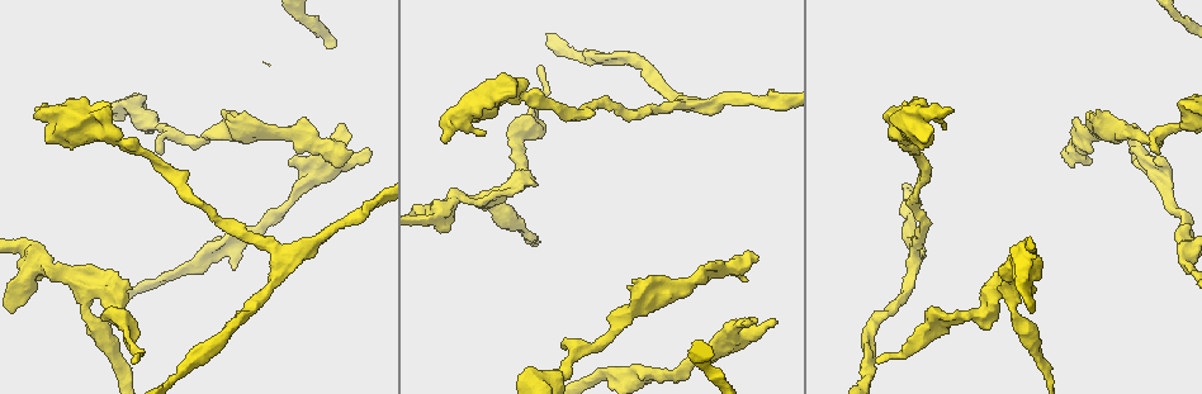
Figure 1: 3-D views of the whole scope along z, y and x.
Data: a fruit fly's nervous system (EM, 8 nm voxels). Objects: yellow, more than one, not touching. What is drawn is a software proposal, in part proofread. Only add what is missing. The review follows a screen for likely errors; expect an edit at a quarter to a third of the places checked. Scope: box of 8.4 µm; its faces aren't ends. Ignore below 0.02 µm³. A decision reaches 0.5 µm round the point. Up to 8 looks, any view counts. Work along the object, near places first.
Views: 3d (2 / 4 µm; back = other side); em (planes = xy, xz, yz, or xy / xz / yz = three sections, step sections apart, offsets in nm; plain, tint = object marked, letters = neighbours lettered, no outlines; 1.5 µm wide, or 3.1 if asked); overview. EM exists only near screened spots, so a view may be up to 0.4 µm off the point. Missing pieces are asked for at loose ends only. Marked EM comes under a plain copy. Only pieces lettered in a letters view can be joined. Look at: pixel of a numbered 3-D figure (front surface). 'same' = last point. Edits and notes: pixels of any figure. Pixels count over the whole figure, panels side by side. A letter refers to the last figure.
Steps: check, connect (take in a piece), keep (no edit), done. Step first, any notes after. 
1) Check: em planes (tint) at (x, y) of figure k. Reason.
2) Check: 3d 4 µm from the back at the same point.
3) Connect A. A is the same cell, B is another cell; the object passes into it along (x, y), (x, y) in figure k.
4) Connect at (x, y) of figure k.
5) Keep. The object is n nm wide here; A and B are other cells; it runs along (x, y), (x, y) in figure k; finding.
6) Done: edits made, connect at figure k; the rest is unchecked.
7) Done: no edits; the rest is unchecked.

Check: em planes (letters) at (1154, 158) of figure 1. Branch stops here.

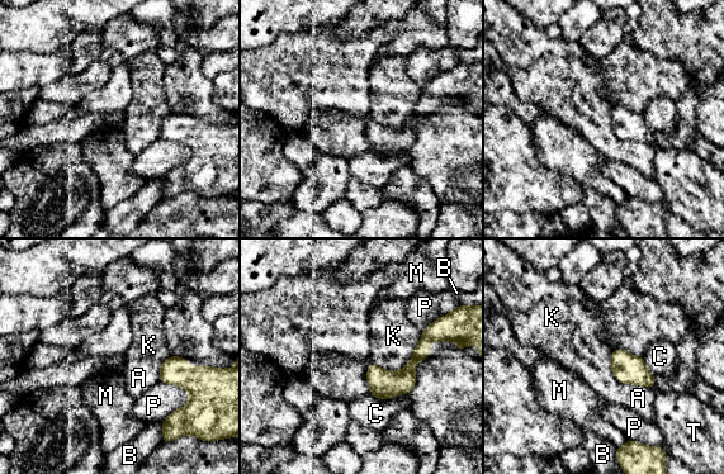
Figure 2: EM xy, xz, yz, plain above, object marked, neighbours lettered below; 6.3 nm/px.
Keep. The longest contact is with K, 400 nm; A, B, C, K, M, P and T are other cells; no lettered piece goes on from it.

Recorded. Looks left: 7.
Check: 3d 2 µm from the back at (133, 360) of figure 1. Branch stops here.

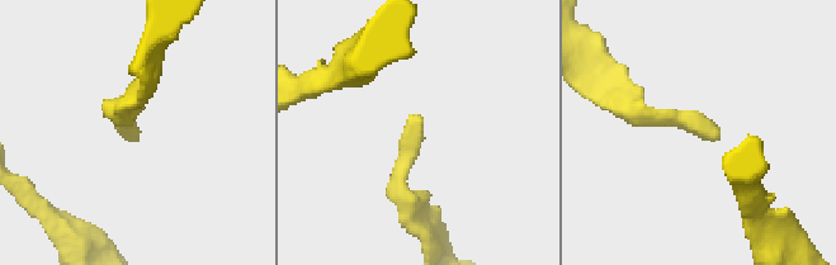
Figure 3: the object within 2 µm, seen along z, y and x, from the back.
Check: em xy step 4 (letters) at (135, 134) of figure 3. Need the tissue.

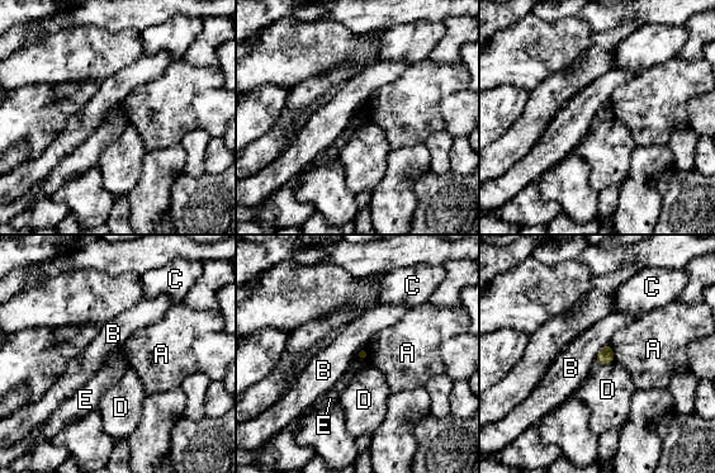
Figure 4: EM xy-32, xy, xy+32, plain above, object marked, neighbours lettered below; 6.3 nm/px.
Check: em planes (letters) at the same point. Cut it another way.

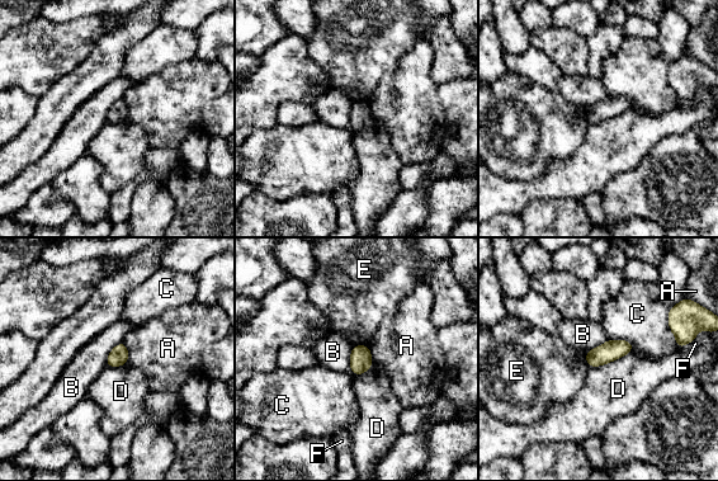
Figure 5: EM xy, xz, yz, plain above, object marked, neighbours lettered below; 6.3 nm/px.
Keep. A, B, C, D, E and F are other cells; a border runs along (631, 350), (615, 359), (590, 367) in figure 5; no lettered piece goes on from it.

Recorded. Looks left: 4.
Check: em planes (letters) at (48, 142) of figure 1. Free end.

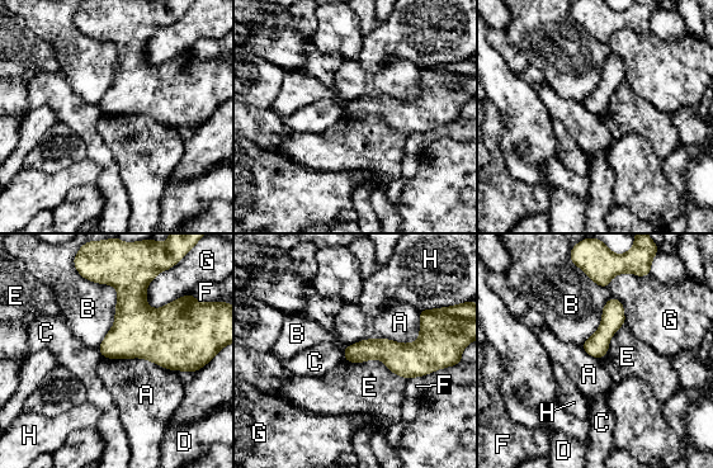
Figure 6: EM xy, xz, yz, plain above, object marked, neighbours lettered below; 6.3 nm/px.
Keep. A, B, C, D, E, F, G and H are other cells; no lettered piece goes on from it.

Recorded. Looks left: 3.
Done: no edits; the rest is unchecked.

